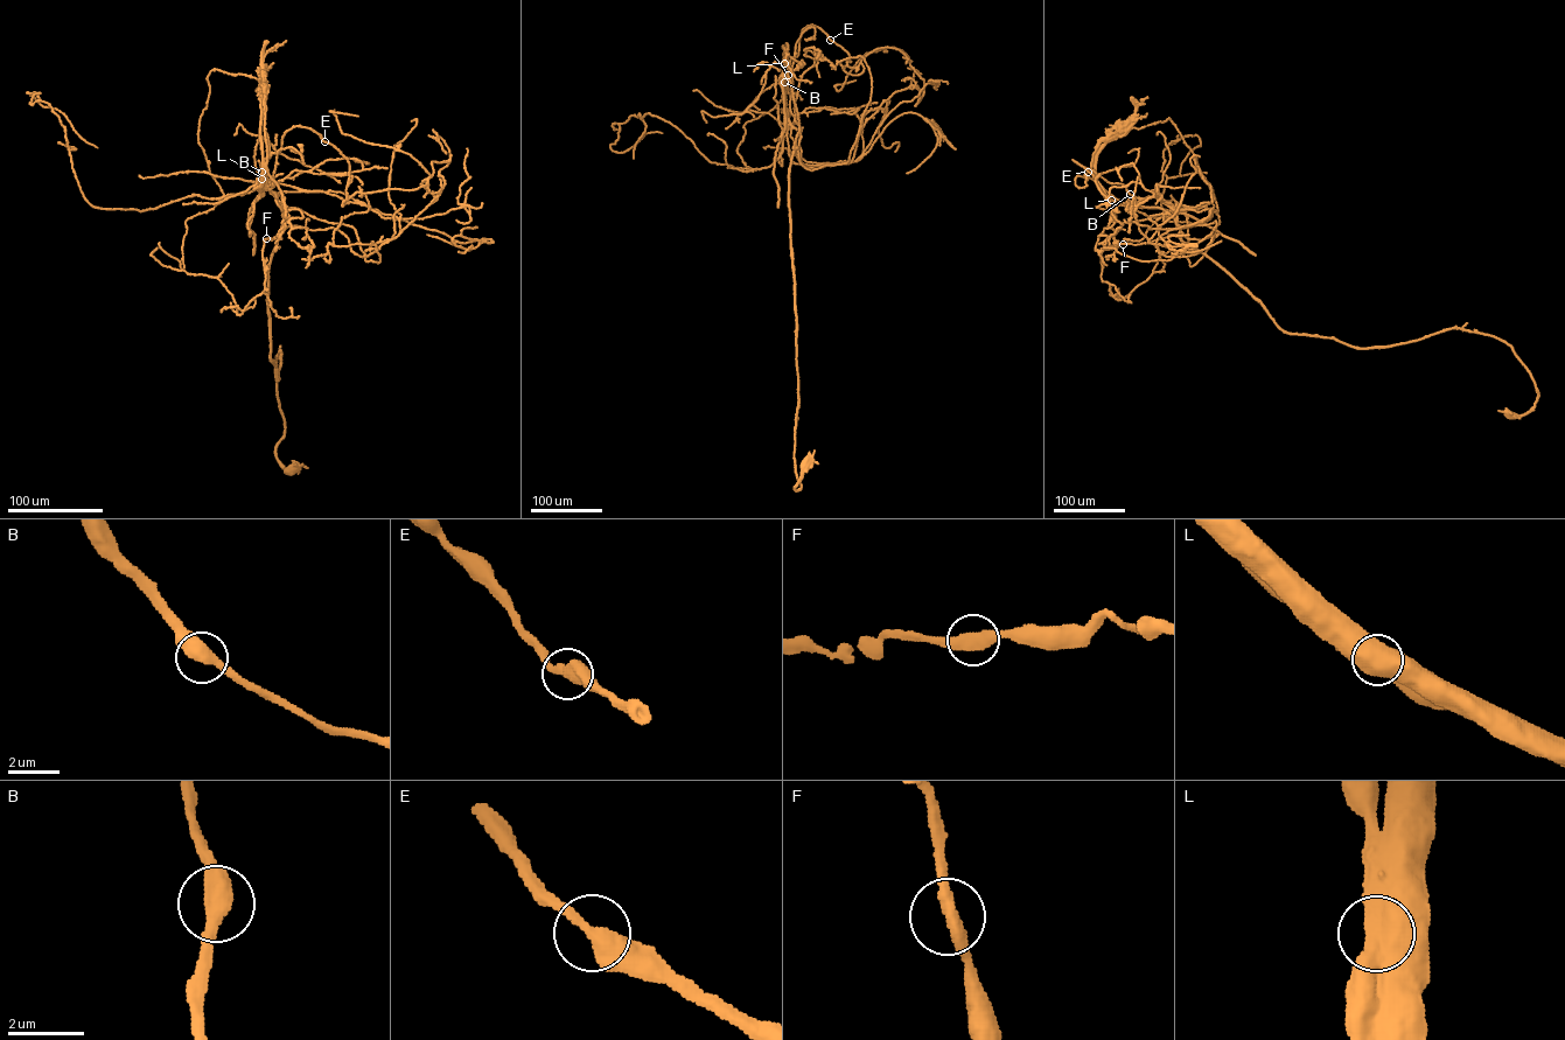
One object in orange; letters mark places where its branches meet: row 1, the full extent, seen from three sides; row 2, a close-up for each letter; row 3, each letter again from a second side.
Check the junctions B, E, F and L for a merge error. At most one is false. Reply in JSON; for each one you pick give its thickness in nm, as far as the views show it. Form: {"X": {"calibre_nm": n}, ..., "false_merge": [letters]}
{"L": {"calibre_nm": 900}, "false_merge": ["L"]}

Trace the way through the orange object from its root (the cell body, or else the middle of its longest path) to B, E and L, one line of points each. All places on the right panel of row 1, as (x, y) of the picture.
B: (1510, 413), (1538, 391), (1504, 341), (1452, 328), (1360, 348), (1284, 332), (1181, 239), (1172, 208), (1130, 194)
E: (1510, 413), (1538, 391), (1504, 341), (1284, 332), (1181, 239), (1172, 208), (1073, 160), (1088, 172)
L: (1510, 413), (1538, 391), (1504, 341), (1452, 328), (1360, 348), (1288, 334), (1181, 239), (1172, 208), (1111, 199)

